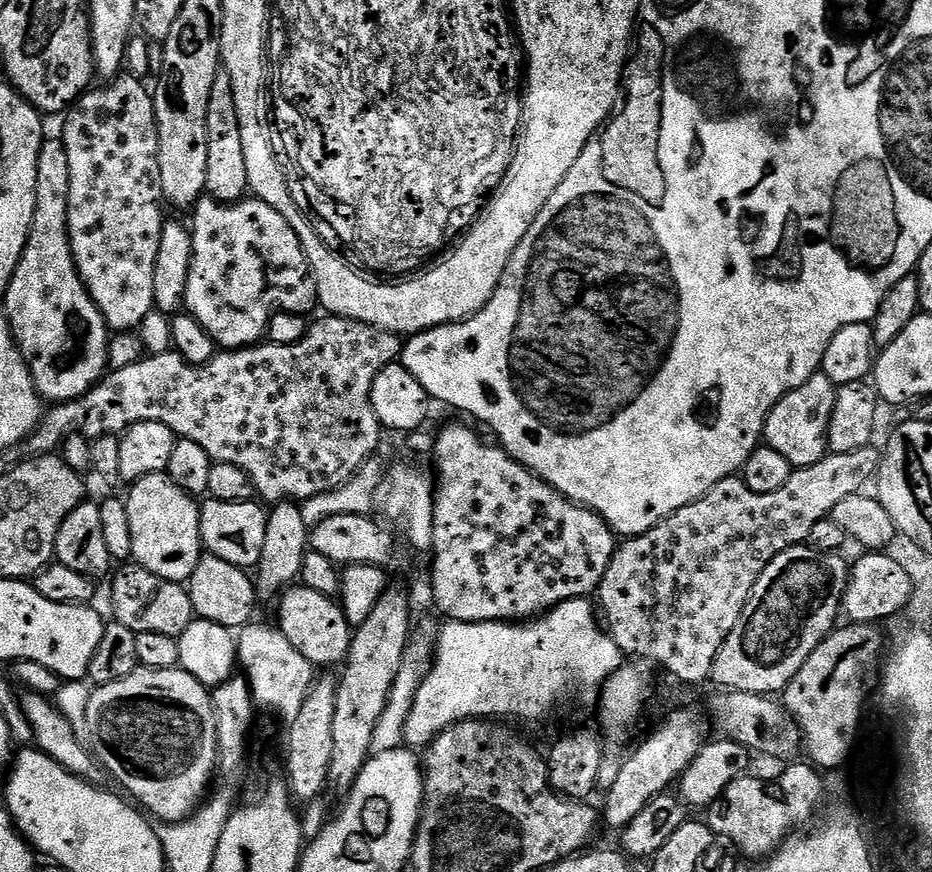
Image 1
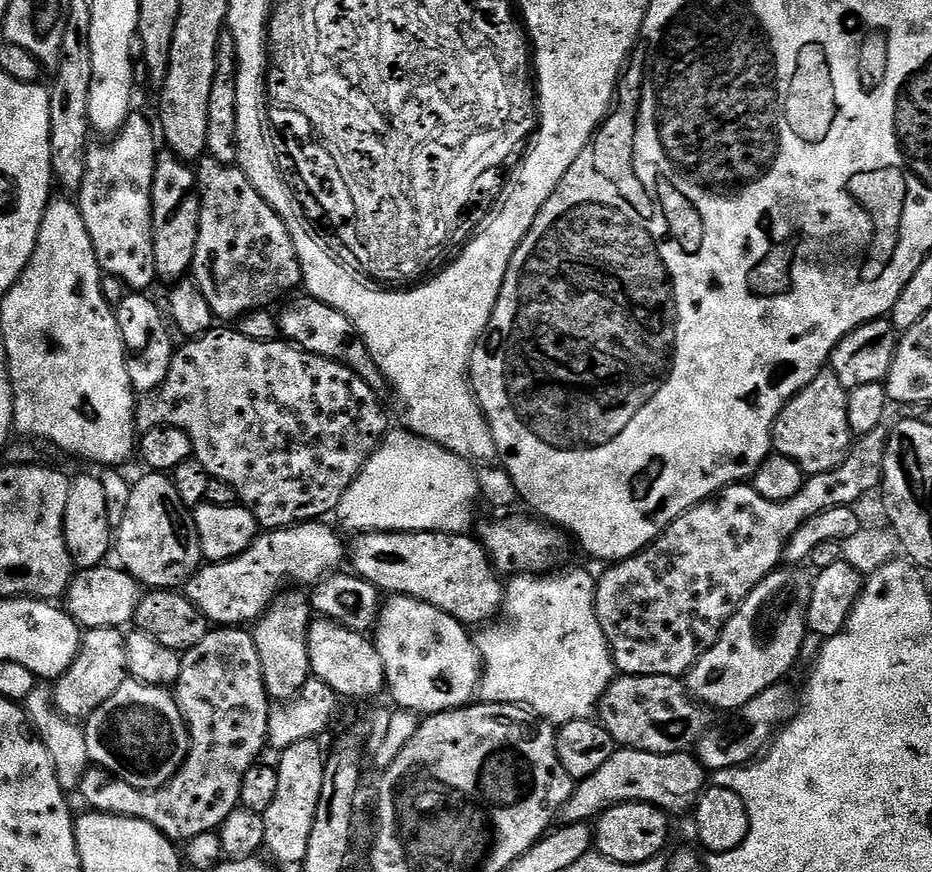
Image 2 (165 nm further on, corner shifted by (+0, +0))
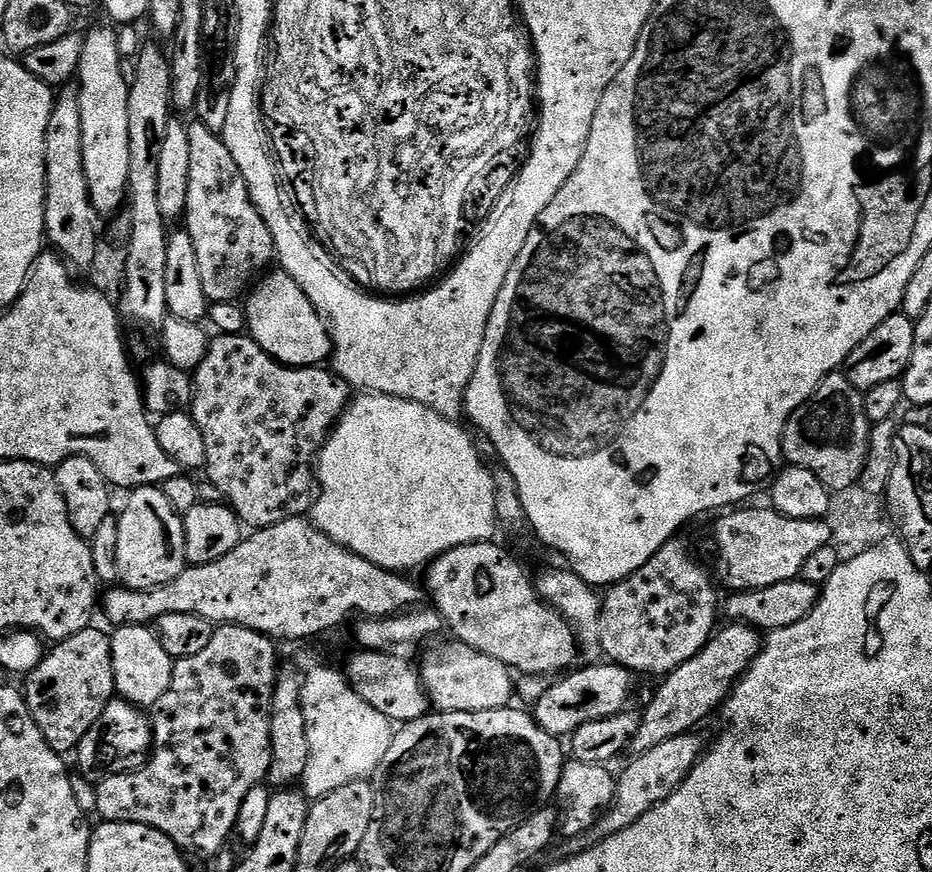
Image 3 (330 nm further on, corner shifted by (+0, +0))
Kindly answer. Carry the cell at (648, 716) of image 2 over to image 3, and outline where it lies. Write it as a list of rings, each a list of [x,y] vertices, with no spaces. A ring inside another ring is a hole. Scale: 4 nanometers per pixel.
[[[592,662],[589,663],[592,664],[589,668],[577,667],[561,675],[557,679],[560,680],[557,684],[549,683],[543,694],[534,701],[536,721],[538,726],[542,726],[542,730],[546,730],[546,734],[557,738],[568,738],[574,730],[578,730],[578,726],[586,726],[586,722],[598,722],[602,718],[610,718],[629,707],[628,699],[632,696],[633,673],[611,662],[596,663],[600,662]]]

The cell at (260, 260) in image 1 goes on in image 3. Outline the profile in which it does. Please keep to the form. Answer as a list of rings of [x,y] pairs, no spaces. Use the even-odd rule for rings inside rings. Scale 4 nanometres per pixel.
[[[198,122],[188,124],[188,133],[190,186],[182,220],[188,223],[186,231],[194,242],[194,254],[198,254],[198,278],[202,278],[202,290],[206,290],[206,298],[212,304],[236,302],[253,287],[257,277],[273,267],[274,238],[270,238],[270,226],[262,222],[262,214],[258,214],[250,190],[246,190],[242,170],[238,170],[230,150],[226,150],[223,135],[206,130]]]

